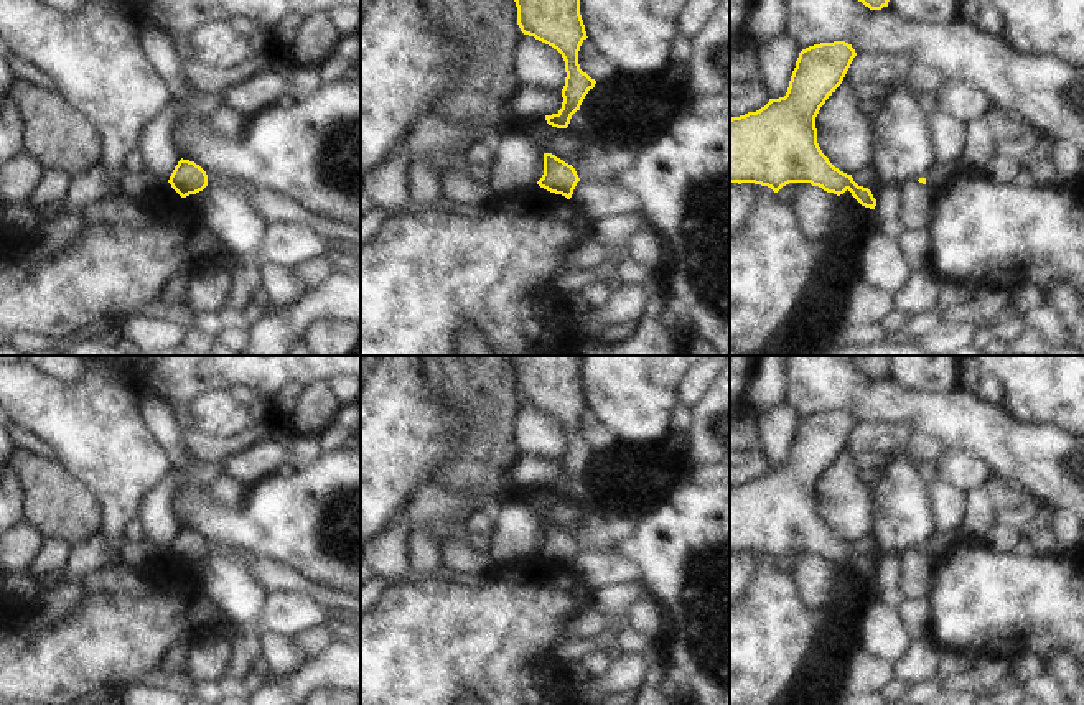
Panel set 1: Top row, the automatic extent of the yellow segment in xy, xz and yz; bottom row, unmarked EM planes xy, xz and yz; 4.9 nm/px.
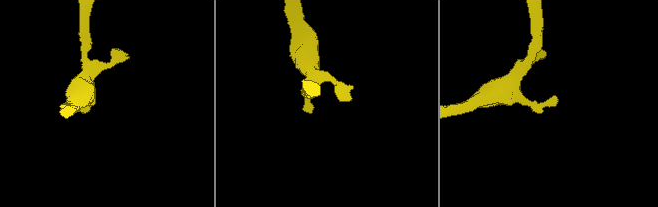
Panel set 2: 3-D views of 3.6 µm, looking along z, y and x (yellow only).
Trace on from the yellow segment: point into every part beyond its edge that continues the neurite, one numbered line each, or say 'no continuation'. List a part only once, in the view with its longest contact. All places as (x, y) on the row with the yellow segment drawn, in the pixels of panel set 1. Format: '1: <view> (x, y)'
no continuation

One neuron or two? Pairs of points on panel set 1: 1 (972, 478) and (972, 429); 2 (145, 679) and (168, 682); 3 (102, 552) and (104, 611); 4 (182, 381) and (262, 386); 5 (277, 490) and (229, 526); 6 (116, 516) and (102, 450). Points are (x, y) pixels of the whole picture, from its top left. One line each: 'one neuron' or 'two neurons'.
1: two neurons
2: one neuron
3: two neurons
4: one neuron
5: one neuron
6: one neuron

